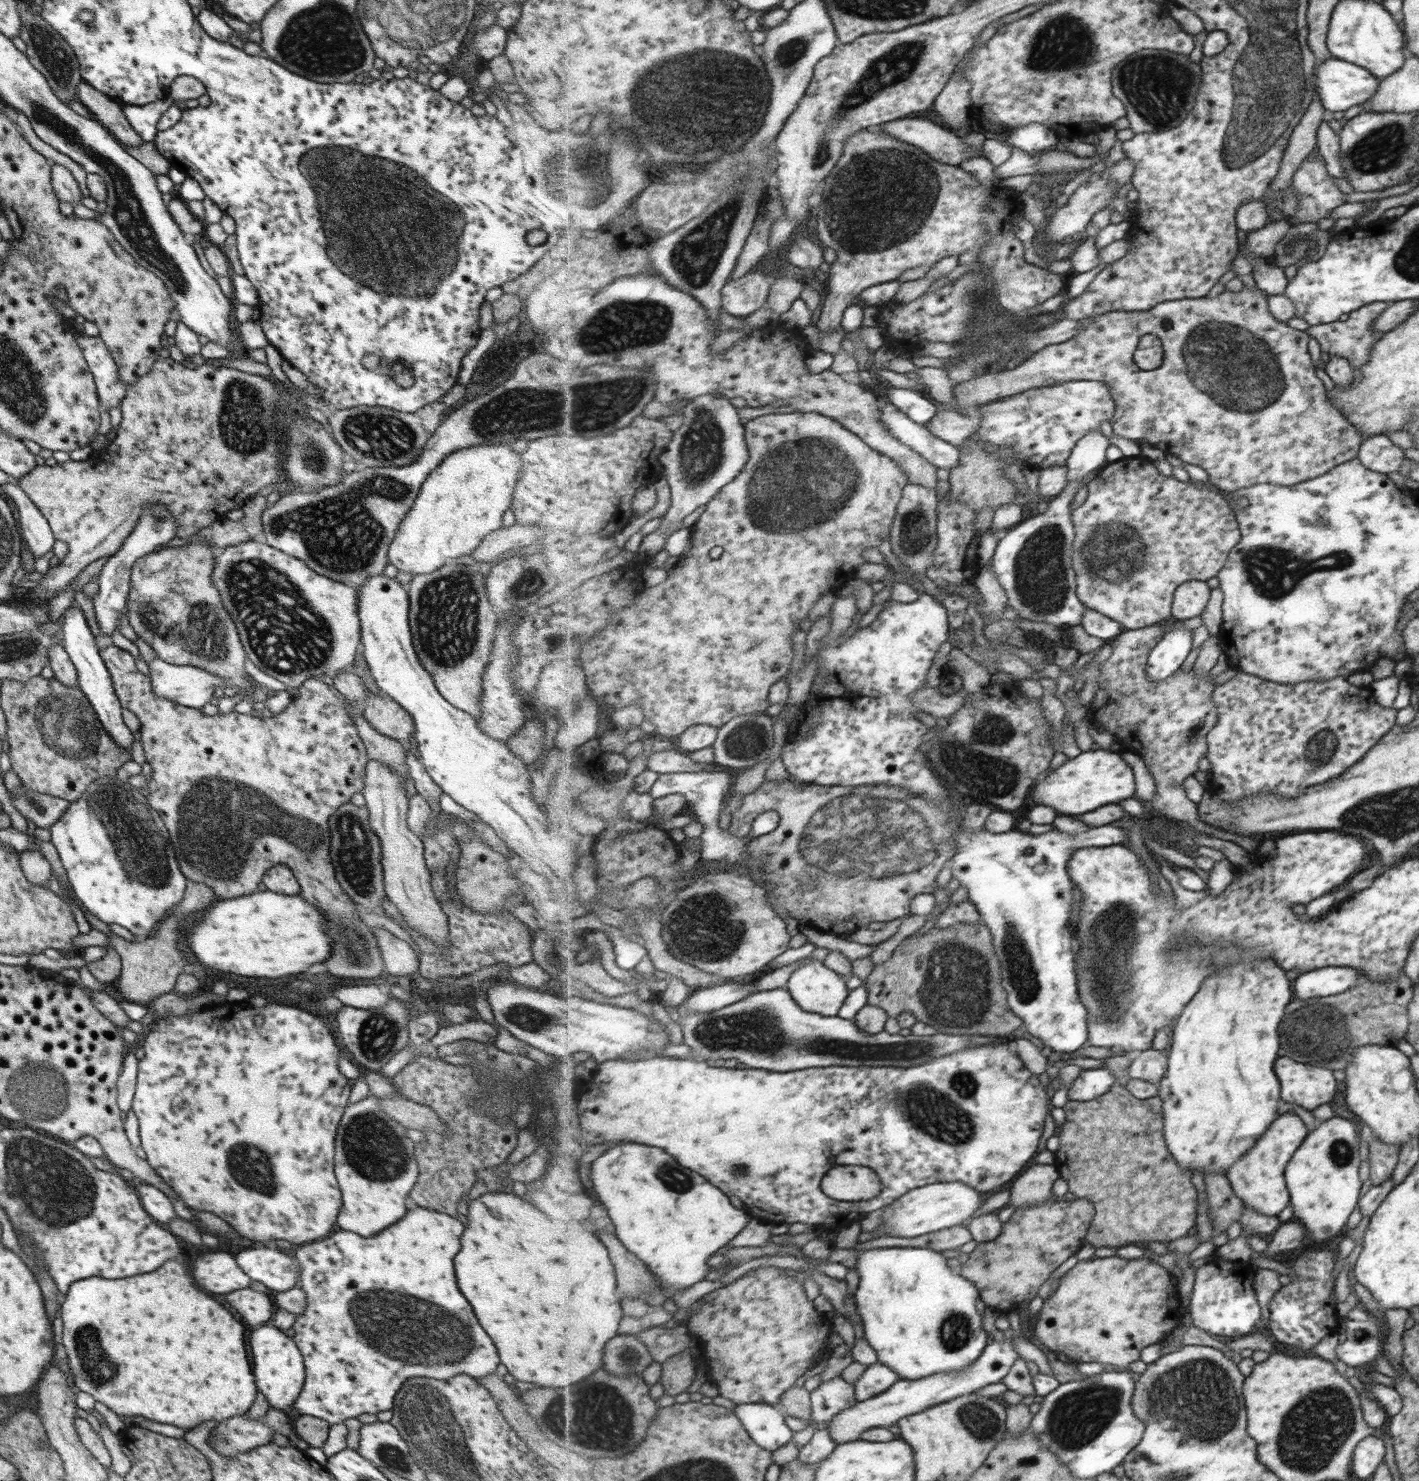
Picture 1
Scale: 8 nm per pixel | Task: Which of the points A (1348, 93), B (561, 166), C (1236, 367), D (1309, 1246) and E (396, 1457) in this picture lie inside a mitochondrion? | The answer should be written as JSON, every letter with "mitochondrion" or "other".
{"A":"other","B":"mitochondrion","C":"mitochondrion","D":"other","E":"mitochondrion"}

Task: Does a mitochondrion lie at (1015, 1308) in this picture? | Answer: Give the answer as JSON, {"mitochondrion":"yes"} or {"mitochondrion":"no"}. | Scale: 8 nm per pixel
{"mitochondrion":"no"}

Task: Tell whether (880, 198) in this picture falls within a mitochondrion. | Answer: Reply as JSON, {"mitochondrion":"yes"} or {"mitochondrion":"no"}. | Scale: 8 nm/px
{"mitochondrion":"yes"}

